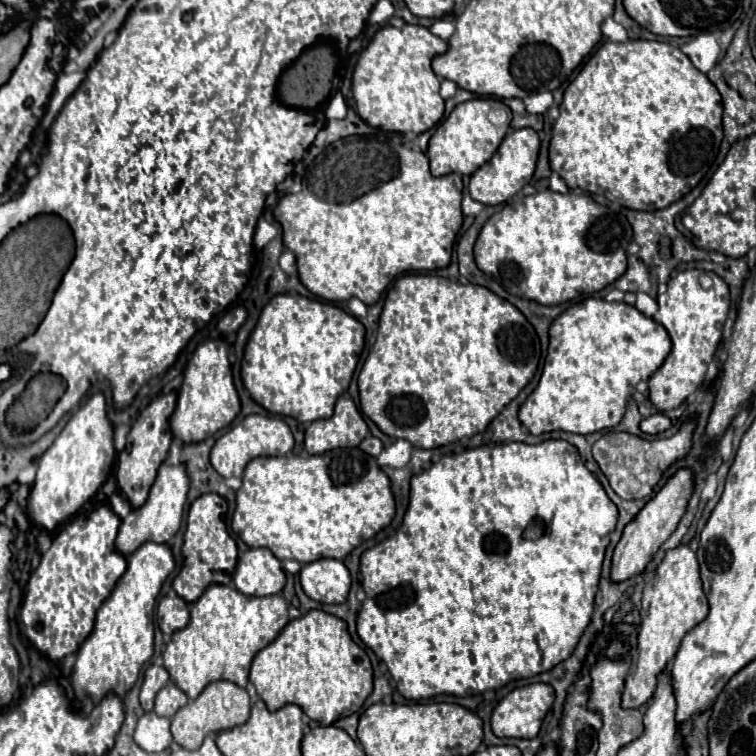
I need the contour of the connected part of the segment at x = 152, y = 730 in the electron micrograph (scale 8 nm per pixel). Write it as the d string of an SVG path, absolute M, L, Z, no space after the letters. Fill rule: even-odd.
M145 712L135 728L135 742L145 752L163 752L173 742L169 732L169 720L157 716L155 712Z

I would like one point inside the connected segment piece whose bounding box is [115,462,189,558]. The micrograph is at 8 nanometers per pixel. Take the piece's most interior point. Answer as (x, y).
(159, 518)

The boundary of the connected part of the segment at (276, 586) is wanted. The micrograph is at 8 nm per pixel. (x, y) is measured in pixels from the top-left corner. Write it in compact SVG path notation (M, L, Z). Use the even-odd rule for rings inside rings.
M251 548L241 554L233 584L247 596L271 596L283 590L285 572L281 570L281 562L267 548Z

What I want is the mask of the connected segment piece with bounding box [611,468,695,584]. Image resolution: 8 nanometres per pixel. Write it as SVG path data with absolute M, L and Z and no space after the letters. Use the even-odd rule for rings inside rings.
M681 468L665 482L665 486L655 494L655 498L651 498L639 510L639 514L625 526L623 536L621 536L619 544L615 546L613 562L611 562L611 582L615 582L615 584L625 582L629 578L639 576L647 568L647 564L657 554L659 546L675 532L681 516L687 510L687 504L689 504L689 500L693 496L693 490L695 490L695 474L693 474L693 470L691 468Z

